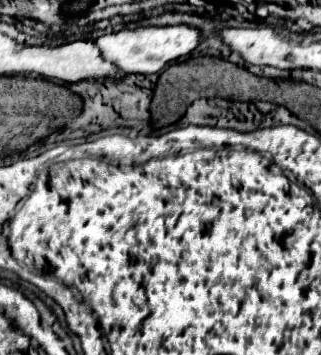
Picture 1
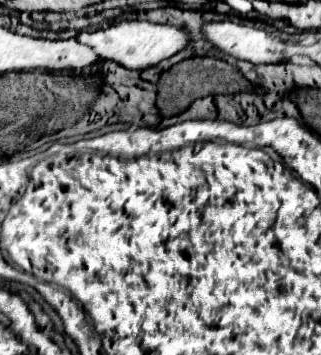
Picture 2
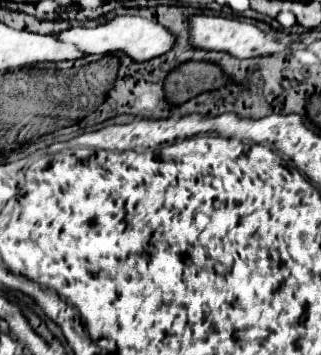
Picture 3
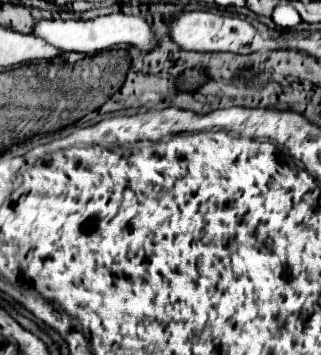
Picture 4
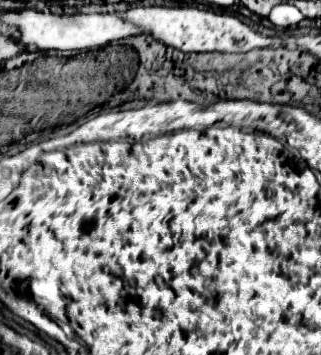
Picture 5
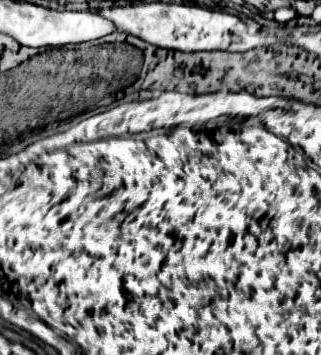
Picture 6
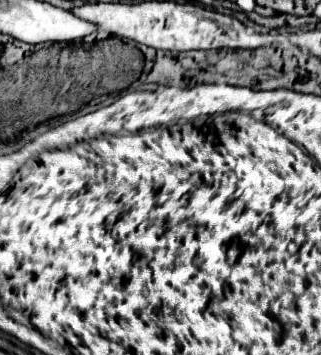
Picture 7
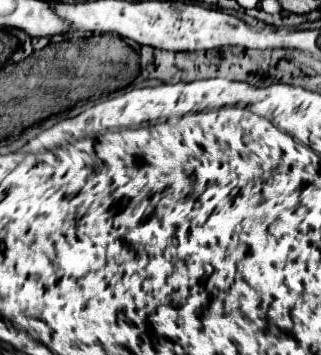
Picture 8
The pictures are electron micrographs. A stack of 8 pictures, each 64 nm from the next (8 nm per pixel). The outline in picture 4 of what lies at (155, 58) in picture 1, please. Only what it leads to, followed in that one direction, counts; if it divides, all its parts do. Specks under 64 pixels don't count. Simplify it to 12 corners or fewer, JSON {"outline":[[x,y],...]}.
{"outline":[[140,16],[40,18],[32,36],[60,52],[96,54],[118,44],[156,46]]}

